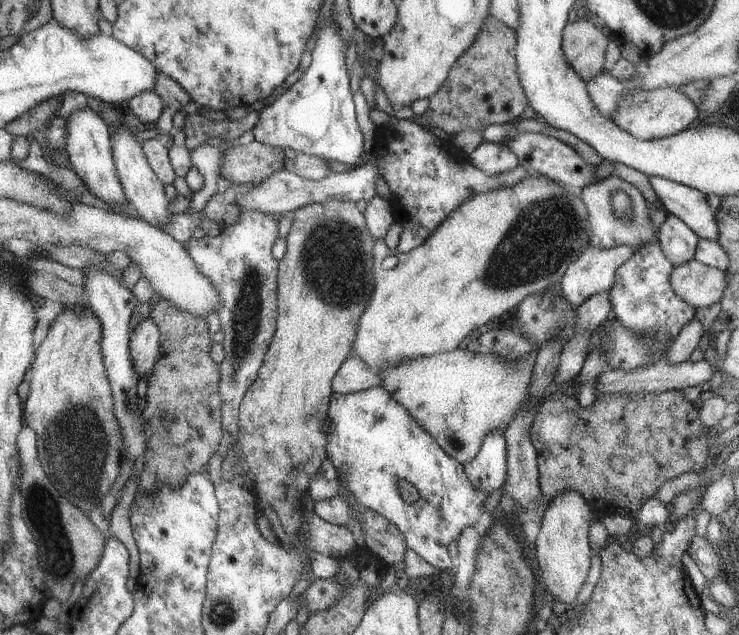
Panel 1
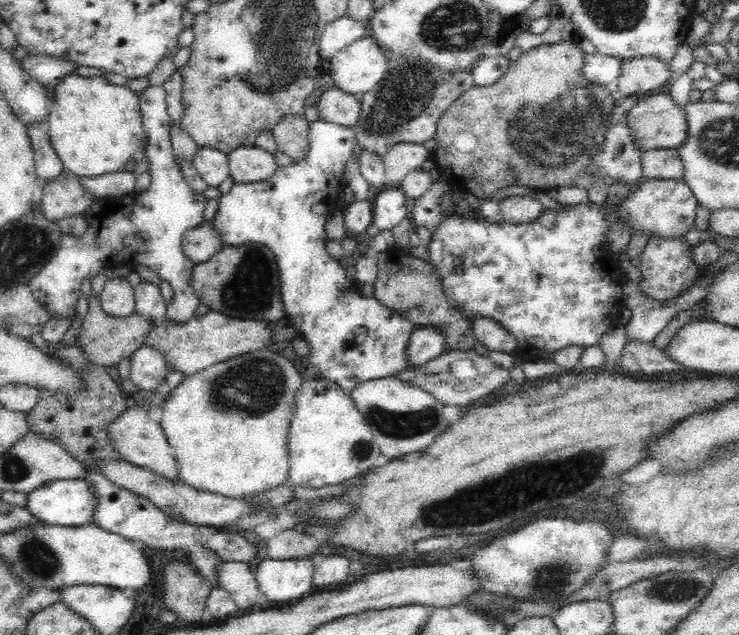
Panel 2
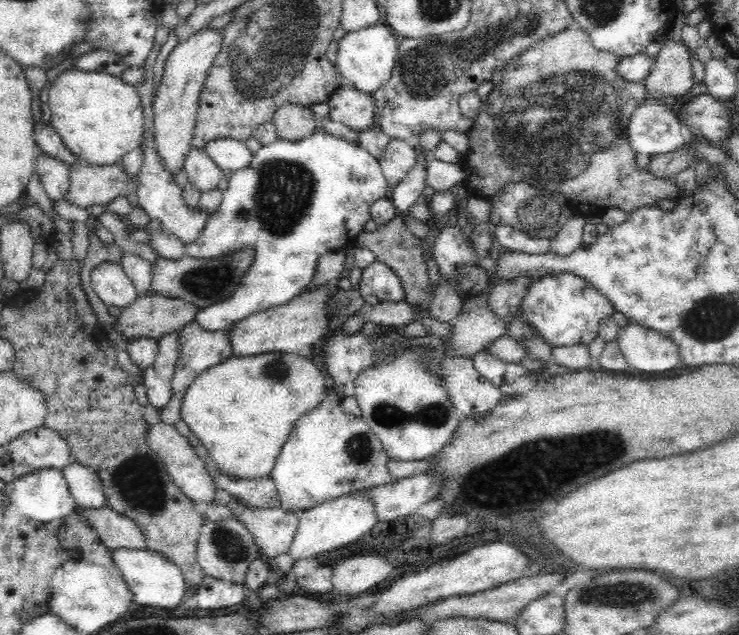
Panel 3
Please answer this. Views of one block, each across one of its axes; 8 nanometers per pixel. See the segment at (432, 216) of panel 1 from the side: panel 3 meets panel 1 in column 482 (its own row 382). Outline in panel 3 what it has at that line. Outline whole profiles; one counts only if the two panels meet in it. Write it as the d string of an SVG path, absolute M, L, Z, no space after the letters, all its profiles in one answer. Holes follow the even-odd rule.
M193 321L185 325L179 332L179 337L181 338L182 350L172 379L171 398L164 408L159 409L158 413L162 424L173 425L180 420L180 406L182 404L184 390L192 384L192 381L201 372L232 357L232 347L230 347L230 339L228 339L228 333L226 331L207 331L202 329L196 321Z

